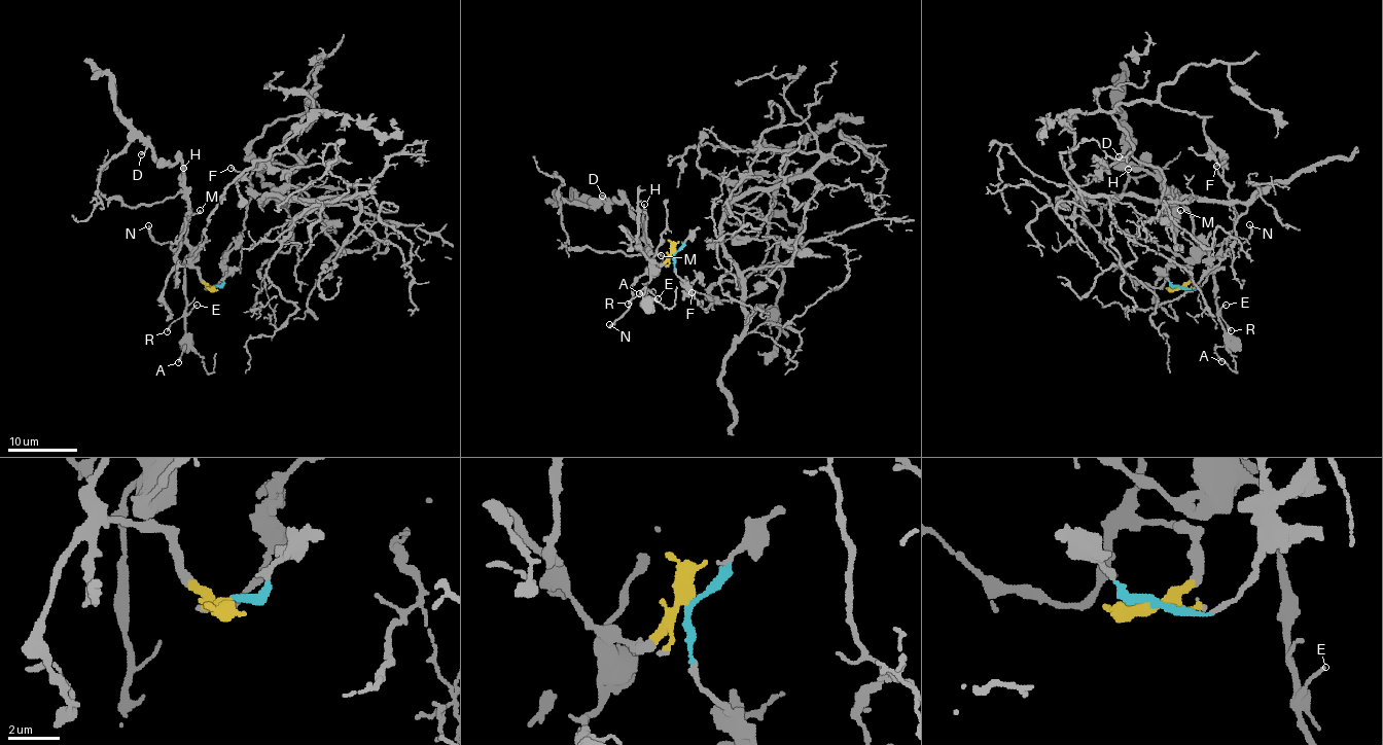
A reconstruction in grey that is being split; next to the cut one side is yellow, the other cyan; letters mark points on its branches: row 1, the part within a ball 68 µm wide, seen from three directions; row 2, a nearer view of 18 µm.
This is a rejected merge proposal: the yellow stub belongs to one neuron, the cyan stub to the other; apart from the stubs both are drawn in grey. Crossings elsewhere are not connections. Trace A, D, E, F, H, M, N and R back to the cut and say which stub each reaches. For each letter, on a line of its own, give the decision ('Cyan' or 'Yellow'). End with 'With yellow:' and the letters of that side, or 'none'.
A: Yellow
D: Yellow
E: Yellow
F: Cyan
H: Yellow
M: Yellow
N: Yellow
R: Yellow
With yellow: A, D, E, H, M, N, R

